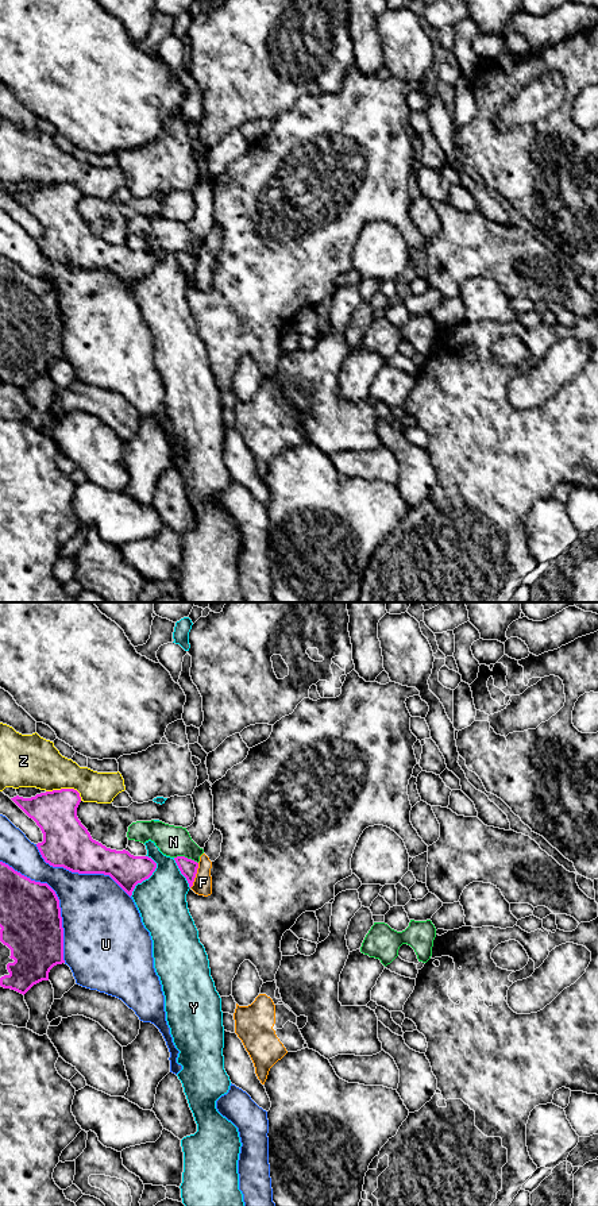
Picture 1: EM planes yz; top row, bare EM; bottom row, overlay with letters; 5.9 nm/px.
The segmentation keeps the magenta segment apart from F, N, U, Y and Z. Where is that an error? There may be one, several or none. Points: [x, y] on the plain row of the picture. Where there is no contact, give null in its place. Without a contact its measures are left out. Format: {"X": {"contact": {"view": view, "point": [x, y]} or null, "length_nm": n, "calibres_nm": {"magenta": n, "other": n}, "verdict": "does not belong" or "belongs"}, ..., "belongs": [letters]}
{"F": {"contact": {"view": "yz", "point": [195, 270]}, "length_nm": 160, "calibres_nm": {"magenta": 110, "other": 110}, "verdict": "does not belong"}, "N": {"contact": {"view": "yz", "point": [186, 253]}, "length_nm": 150, "calibres_nm": {"magenta": 110, "other": 180}, "verdict": "does not belong"}, "U": {"contact": {"view": "yz", "point": [58, 295]}, "length_nm": 700, "calibres_nm": {"magenta": 360, "other": 420}, "verdict": "does not belong"}, "Y": {"contact": {"view": "yz", "point": [147, 273]}, "length_nm": 260, "calibres_nm": {"magenta": 190, "other": 300}, "verdict": "does not belong"}, "Z": {"contact": {"view": "yz", "point": [66, 184]}, "length_nm": 220, "calibres_nm": {"magenta": 260, "other": 300}, "verdict": "does not belong"}, "belongs": []}

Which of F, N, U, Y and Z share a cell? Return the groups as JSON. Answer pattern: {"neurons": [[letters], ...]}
{"neurons": [["F"], ["N"], ["U"], ["Y"], ["Z"]]}

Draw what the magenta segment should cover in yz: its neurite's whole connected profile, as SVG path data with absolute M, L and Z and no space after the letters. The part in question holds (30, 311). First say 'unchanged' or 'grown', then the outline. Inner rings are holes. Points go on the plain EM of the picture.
grown | M0 257L0 381L26 389L34 379L49 375L50 365L65 358L59 294L47 280L31 276Z

